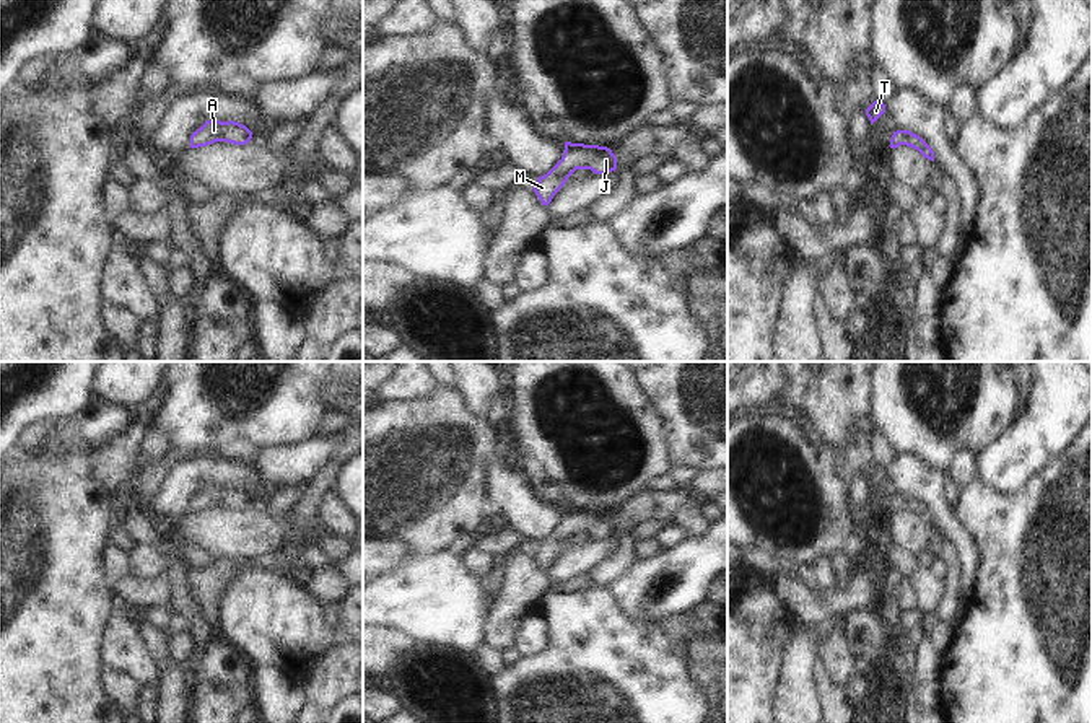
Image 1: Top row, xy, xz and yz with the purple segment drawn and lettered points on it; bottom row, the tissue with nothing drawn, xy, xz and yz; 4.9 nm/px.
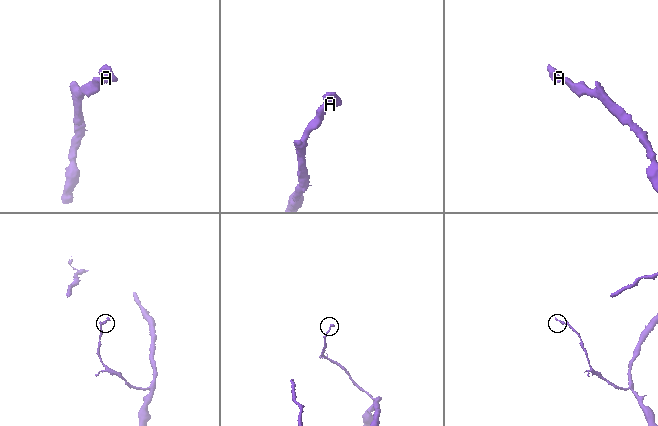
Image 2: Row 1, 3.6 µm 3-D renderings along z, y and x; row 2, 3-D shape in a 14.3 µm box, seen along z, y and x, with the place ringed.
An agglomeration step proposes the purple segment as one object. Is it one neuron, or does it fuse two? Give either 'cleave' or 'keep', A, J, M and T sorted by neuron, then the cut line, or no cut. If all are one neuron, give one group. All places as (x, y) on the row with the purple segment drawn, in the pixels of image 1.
keep | A J M T | no cut

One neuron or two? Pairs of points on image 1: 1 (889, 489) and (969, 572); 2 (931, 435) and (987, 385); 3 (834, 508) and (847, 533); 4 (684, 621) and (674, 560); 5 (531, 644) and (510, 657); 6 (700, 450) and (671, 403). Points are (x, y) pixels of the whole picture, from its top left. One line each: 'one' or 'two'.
1: one
2: one
3: one
4: two
5: two
6: one

